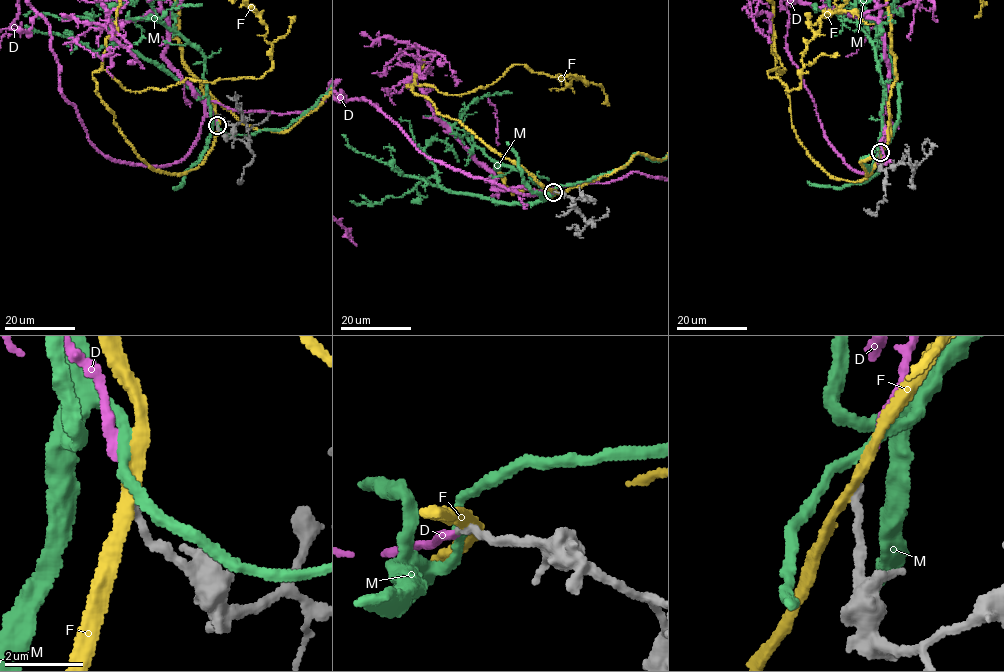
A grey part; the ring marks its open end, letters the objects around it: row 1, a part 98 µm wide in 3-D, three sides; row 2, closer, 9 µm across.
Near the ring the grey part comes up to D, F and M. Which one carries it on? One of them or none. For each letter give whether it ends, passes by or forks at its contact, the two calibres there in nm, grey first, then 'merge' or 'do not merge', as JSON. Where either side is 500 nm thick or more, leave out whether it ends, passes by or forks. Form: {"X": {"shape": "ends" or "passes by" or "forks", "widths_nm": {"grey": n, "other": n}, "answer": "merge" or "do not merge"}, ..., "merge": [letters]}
{"D": {"shape": "ends", "widths_nm": {"grey": 140, "other": 200}, "answer": "merge"}, "F": {"shape": "passes by", "widths_nm": {"grey": 140, "other": 280}, "answer": "do not merge"}, "M": {"shape": "passes by", "widths_nm": {"grey": 140, "other": 240}, "answer": "do not merge"}, "merge": ["D"]}

